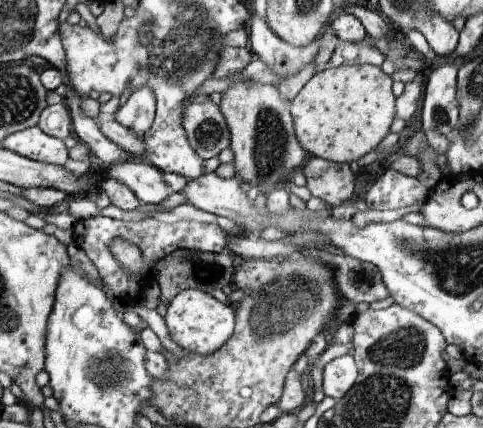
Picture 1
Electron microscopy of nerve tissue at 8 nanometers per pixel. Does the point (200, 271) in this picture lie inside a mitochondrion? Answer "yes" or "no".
yes

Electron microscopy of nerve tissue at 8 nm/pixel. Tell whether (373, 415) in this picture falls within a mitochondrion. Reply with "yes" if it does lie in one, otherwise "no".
yes

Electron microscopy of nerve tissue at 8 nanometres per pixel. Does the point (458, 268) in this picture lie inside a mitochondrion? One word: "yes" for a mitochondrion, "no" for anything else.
yes

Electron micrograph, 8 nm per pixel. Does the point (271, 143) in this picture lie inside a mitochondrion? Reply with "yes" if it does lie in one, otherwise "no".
yes

